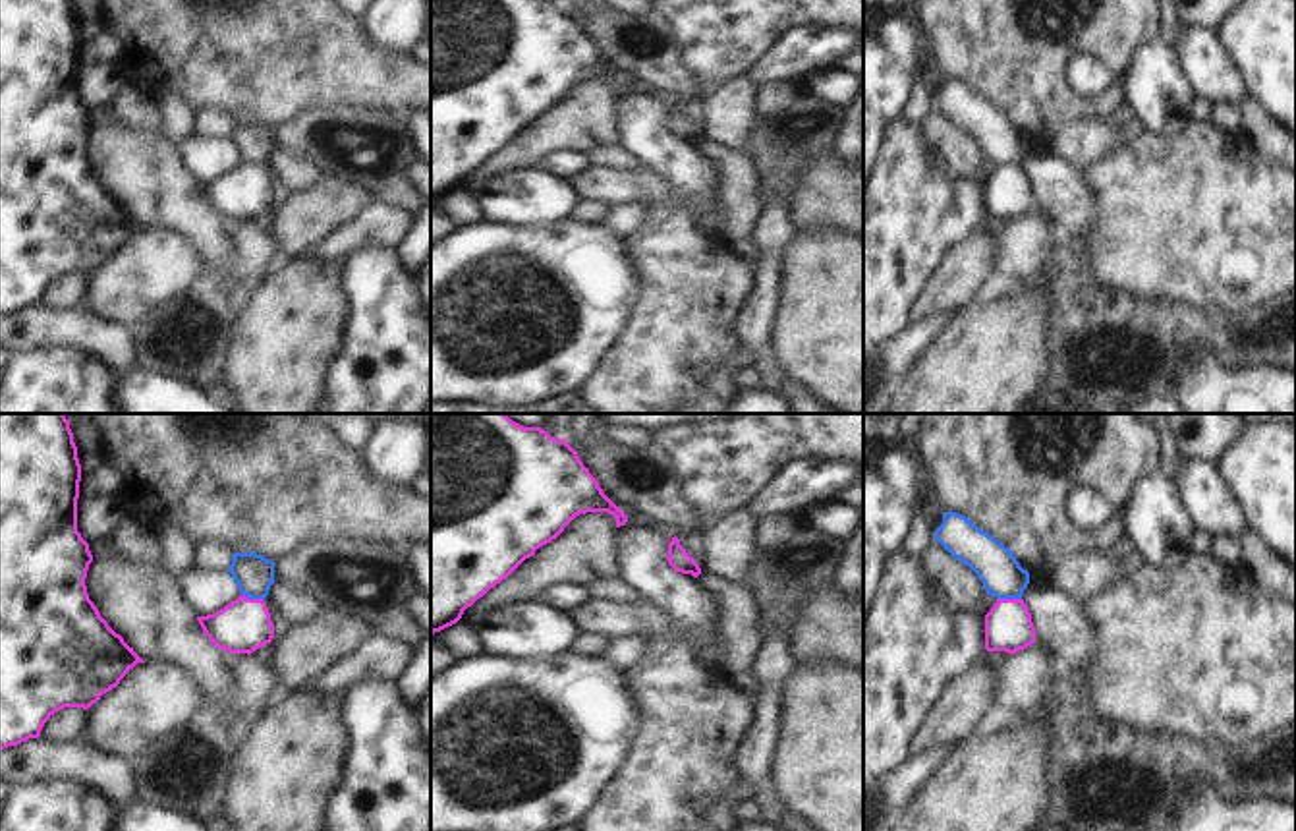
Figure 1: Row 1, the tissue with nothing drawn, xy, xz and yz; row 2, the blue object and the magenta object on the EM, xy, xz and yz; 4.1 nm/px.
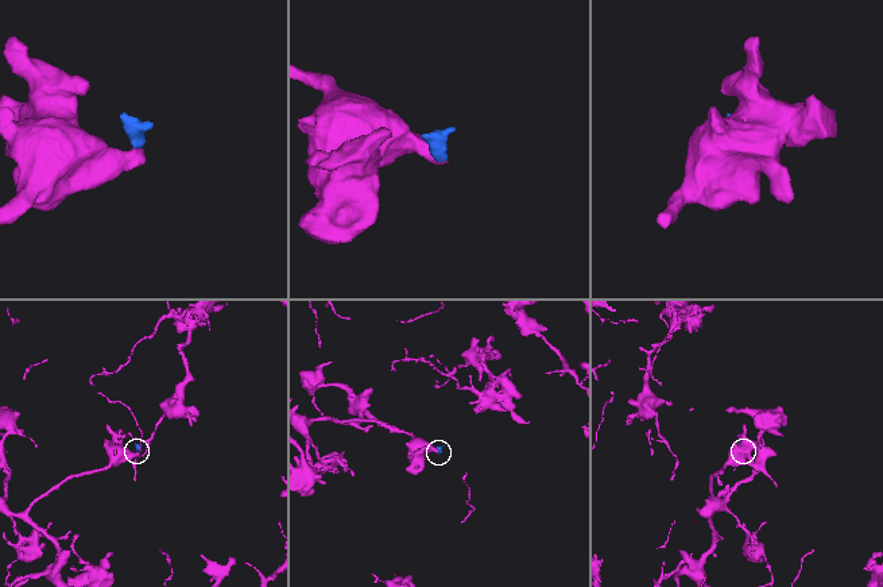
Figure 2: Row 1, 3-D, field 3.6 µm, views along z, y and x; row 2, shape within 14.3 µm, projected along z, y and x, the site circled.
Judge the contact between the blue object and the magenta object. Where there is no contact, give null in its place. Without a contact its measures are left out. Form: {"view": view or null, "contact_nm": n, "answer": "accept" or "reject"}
{"view": "yz", "contact_nm": 100, "answer": "reject"}

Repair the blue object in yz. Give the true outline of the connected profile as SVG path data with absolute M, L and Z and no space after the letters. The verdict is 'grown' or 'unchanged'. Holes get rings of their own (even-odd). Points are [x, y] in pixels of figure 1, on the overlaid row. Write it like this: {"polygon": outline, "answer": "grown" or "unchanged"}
{"polygon": "M943 512L943 524L935 530L935 541L979 576L987 595L1022 599L1029 584L1029 572L1020 566L1008 547L966 516Z", "answer": "unchanged"}

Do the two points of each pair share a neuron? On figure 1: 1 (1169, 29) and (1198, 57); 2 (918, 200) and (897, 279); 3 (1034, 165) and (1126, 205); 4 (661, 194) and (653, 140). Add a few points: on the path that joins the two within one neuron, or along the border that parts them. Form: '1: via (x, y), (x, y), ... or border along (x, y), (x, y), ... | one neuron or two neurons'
1: border along (1183, 26), (1183, 33), (1173, 47) | two neurons
2: via (908, 219), (902, 225), (902, 259) | one neuron
3: border along (1084, 171), (1096, 196), (1096, 227), (1090, 236) | two neurons
4: border along (640, 163), (680, 194), (700, 200) | two neurons

